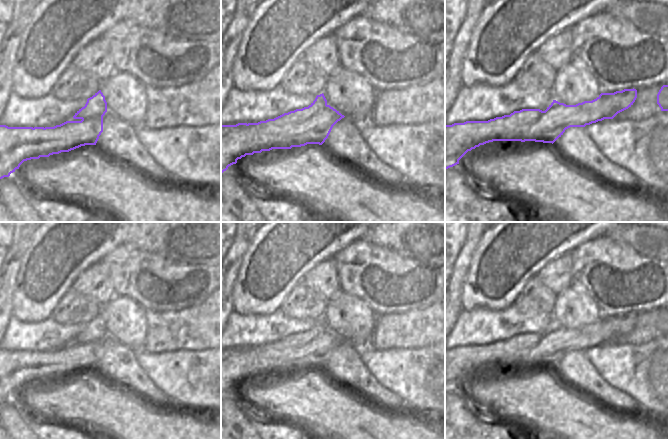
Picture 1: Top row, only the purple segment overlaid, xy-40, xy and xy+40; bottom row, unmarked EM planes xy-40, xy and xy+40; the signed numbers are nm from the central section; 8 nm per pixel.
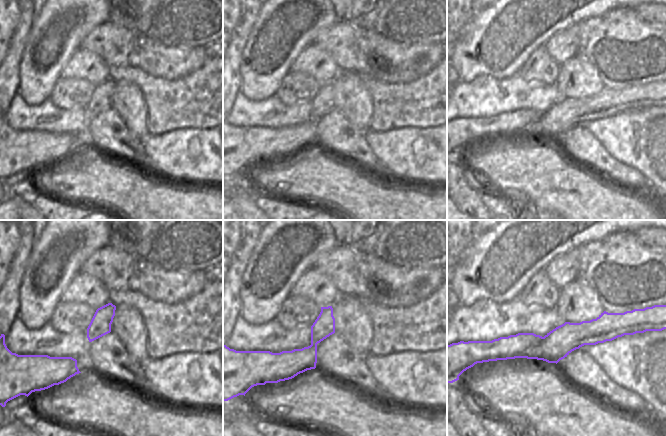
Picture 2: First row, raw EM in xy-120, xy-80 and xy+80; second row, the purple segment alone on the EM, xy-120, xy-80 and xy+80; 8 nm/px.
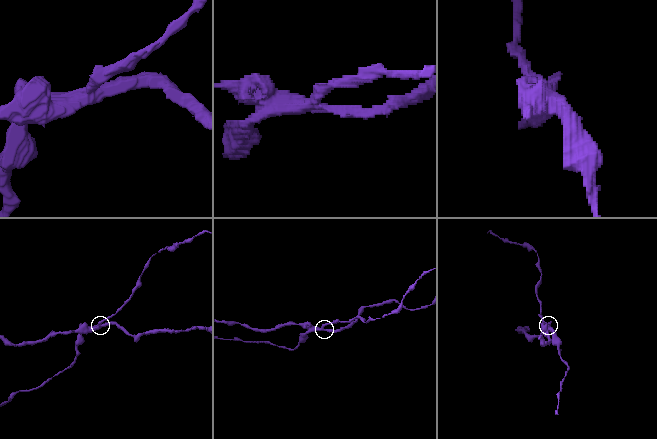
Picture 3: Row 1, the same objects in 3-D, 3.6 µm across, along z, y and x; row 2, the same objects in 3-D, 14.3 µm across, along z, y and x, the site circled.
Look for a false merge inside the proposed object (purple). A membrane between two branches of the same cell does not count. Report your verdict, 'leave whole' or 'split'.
split

